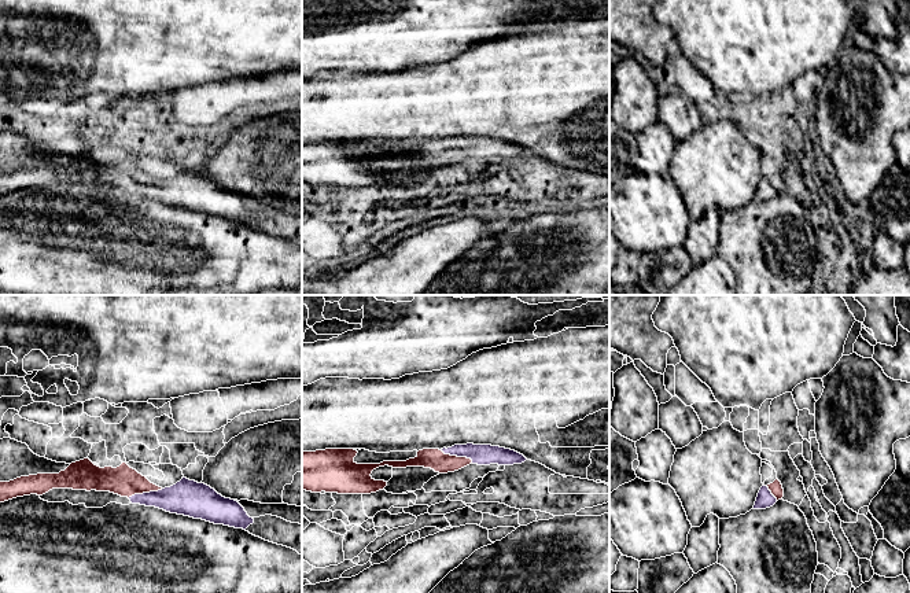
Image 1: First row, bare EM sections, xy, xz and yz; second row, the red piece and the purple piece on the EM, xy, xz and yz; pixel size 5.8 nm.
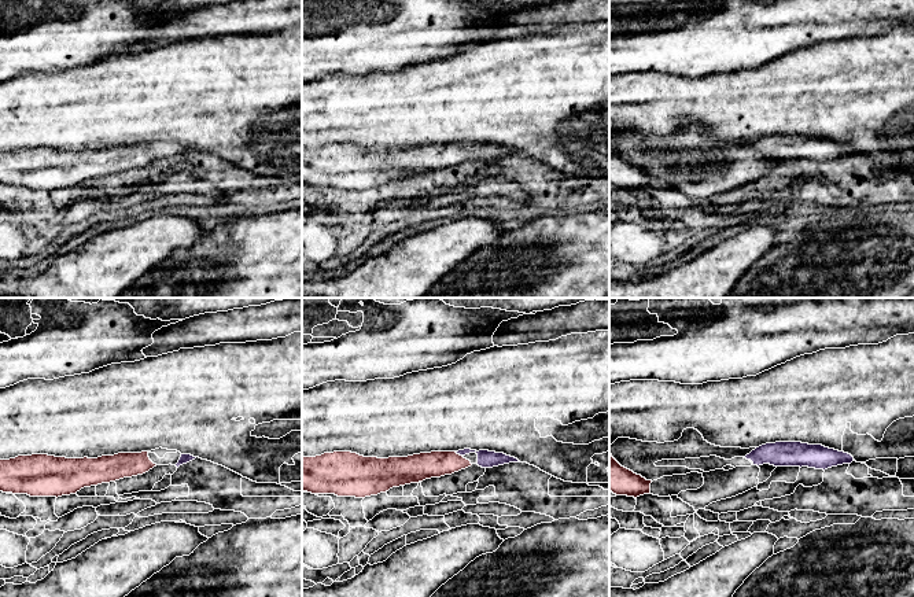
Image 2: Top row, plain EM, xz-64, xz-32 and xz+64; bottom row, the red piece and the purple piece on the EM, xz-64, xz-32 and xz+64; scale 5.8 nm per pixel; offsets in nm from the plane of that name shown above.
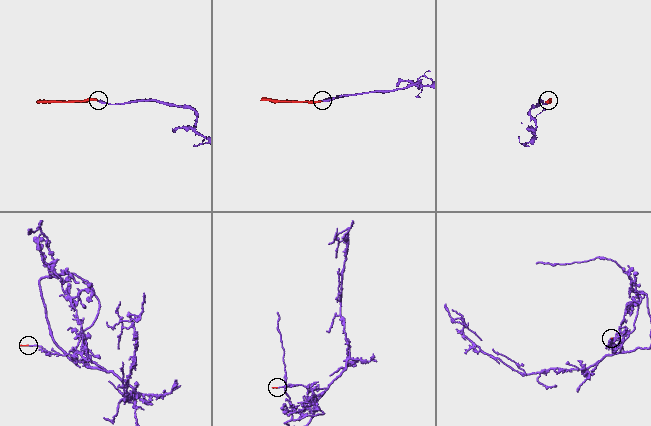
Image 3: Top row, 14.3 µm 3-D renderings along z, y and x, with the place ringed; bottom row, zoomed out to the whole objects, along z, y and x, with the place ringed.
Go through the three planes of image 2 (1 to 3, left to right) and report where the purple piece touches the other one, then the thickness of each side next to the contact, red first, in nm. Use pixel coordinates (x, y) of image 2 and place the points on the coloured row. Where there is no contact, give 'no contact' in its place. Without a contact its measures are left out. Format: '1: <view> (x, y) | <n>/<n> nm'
1: no contact
2: xz-32 (459, 454) | 160/100 nm
3: no contact

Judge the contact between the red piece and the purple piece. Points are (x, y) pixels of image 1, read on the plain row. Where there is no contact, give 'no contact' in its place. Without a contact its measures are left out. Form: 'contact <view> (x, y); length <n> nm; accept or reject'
contact xz (456, 148); length 200 nm; accept

